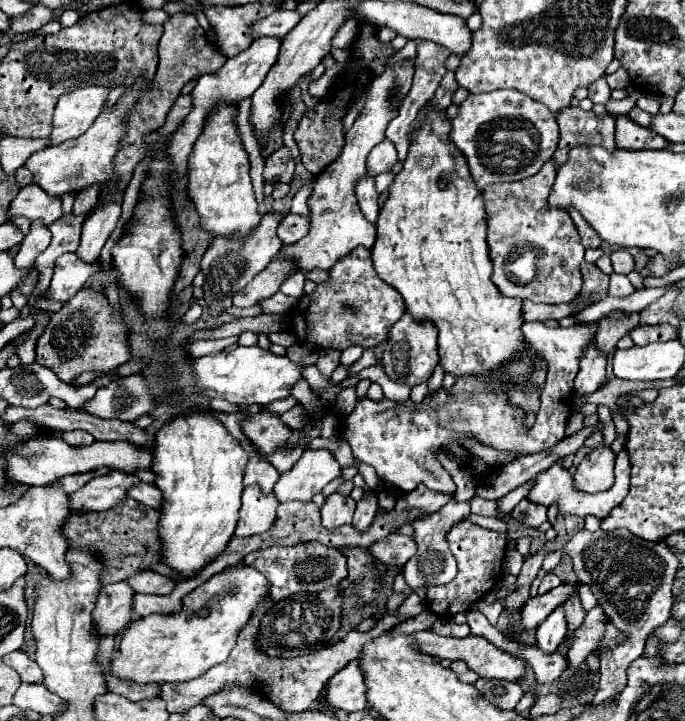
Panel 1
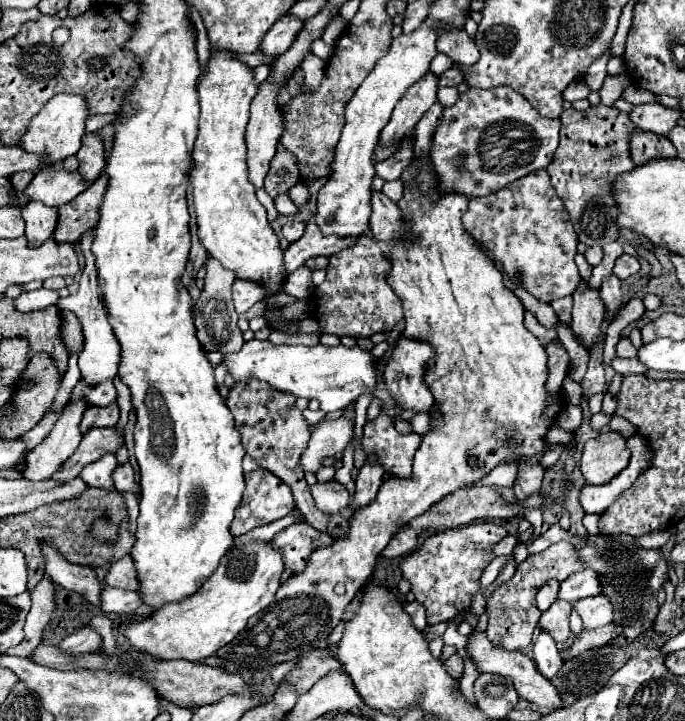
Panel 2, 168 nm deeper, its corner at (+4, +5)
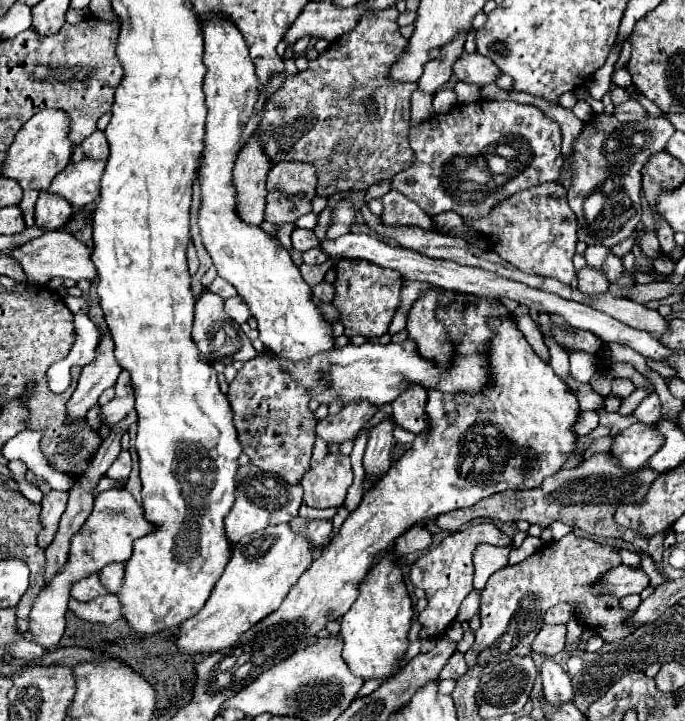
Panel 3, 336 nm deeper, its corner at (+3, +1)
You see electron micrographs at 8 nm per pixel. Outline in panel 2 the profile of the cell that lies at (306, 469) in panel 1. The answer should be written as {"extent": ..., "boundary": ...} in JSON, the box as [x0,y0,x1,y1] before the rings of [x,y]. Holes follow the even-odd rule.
{"extent":[301,417,353,473],"boundary":[[[339,417],[335,421],[321,421],[315,425],[309,445],[301,457],[303,469],[317,473],[321,467],[321,459],[333,457],[335,453],[343,451],[345,445],[353,437],[353,421],[347,417]]]}

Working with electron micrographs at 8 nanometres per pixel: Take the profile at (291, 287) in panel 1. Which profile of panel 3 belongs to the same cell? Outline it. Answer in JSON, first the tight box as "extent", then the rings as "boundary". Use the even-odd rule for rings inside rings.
{"extent":[300,261,332,287],"boundary":[[[332,261],[326,263],[326,265],[300,265],[300,273],[302,273],[302,277],[306,279],[306,283],[308,283],[310,287],[316,287],[318,283],[322,283],[324,273],[326,273],[330,267],[332,267]]]}

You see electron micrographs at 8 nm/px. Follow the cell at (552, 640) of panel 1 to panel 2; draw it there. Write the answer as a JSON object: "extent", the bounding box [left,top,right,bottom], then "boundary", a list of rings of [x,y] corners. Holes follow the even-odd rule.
{"extent":[535,633,563,679],"boundary":[[[539,633],[537,635],[537,641],[535,641],[535,663],[537,663],[537,669],[541,671],[541,675],[545,675],[547,679],[553,679],[559,669],[563,667],[563,659],[555,647],[555,641],[551,639],[551,635],[547,633]]]}

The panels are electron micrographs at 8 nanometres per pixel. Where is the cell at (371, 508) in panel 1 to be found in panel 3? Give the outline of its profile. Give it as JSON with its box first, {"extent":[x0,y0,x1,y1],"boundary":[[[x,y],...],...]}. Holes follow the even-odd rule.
{"extent":[364,419,394,477],"boundary":[[[384,419],[376,427],[372,427],[368,447],[366,447],[366,453],[364,453],[366,475],[382,477],[390,469],[390,465],[392,465],[390,463],[390,451],[392,451],[392,445],[394,445],[392,429],[394,429],[392,419]]]}

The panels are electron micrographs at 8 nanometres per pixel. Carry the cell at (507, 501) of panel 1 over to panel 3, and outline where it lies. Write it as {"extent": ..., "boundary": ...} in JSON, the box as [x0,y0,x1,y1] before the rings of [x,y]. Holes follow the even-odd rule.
{"extent":[632,393,662,423],"boundary":[[[656,393],[648,395],[632,413],[632,417],[636,417],[638,423],[658,423],[662,419],[662,413],[660,413],[660,399]]]}

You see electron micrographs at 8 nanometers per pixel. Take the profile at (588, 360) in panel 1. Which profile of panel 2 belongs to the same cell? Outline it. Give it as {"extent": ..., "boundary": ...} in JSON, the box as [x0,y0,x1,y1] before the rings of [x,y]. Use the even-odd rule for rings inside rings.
{"extent":[573,281,605,347],"boundary":[[[581,281],[573,293],[573,299],[573,331],[593,347],[601,339],[601,323],[605,315],[603,299],[599,299],[599,289],[591,289],[587,281]]]}

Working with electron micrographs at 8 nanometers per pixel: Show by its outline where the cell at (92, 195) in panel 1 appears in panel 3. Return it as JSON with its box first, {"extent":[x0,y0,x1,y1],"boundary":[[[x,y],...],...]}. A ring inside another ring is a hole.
{"extent":[80,131,108,161],"boundary":[[[94,131],[90,137],[86,137],[82,141],[80,147],[88,159],[94,159],[94,161],[106,161],[108,159],[108,141],[106,141],[104,131]]]}

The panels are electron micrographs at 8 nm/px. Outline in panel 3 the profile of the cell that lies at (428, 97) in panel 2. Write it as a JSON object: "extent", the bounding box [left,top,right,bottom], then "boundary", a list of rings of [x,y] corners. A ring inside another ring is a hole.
{"extent":[418,39,464,93],"boundary":[[[456,39],[452,43],[448,43],[448,47],[440,49],[440,57],[432,59],[424,65],[424,73],[418,81],[418,91],[422,93],[434,93],[440,87],[444,87],[444,83],[450,79],[452,75],[452,63],[454,59],[458,59],[458,55],[464,51],[464,39]]]}

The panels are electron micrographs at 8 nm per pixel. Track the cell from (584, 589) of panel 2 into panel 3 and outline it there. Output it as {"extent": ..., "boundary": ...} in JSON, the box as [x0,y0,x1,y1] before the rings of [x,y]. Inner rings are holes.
{"extent":[590,567,648,599],"boundary":[[[614,567],[600,575],[600,579],[590,587],[594,595],[612,595],[616,599],[622,599],[632,593],[640,593],[648,585],[648,577],[642,569],[634,567]]]}

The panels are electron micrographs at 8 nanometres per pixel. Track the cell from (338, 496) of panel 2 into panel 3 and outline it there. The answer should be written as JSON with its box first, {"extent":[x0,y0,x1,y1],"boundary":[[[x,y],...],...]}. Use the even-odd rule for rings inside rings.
{"extent":[300,455,352,509],"boundary":[[[328,455],[324,461],[310,463],[308,475],[300,481],[304,487],[304,503],[316,509],[340,507],[352,485],[350,457]]]}

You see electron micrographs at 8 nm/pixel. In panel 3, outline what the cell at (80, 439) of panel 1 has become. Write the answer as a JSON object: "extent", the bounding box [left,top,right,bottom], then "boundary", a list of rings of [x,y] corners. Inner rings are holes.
{"extent":[100,371,134,429],"boundary":[[[126,371],[118,375],[114,391],[116,391],[114,399],[108,401],[106,405],[100,405],[100,423],[106,425],[108,429],[114,429],[134,409],[134,391],[132,385],[128,383]]]}

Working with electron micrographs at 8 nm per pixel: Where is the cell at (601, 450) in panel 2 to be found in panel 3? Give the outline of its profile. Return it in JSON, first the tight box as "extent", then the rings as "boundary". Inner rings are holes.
{"extent":[610,423,660,471],"boundary":[[[634,423],[632,427],[620,431],[614,437],[614,443],[610,447],[610,455],[618,459],[620,467],[634,471],[638,467],[644,467],[646,459],[654,455],[660,447],[660,435],[656,435],[654,425],[640,425]]]}

